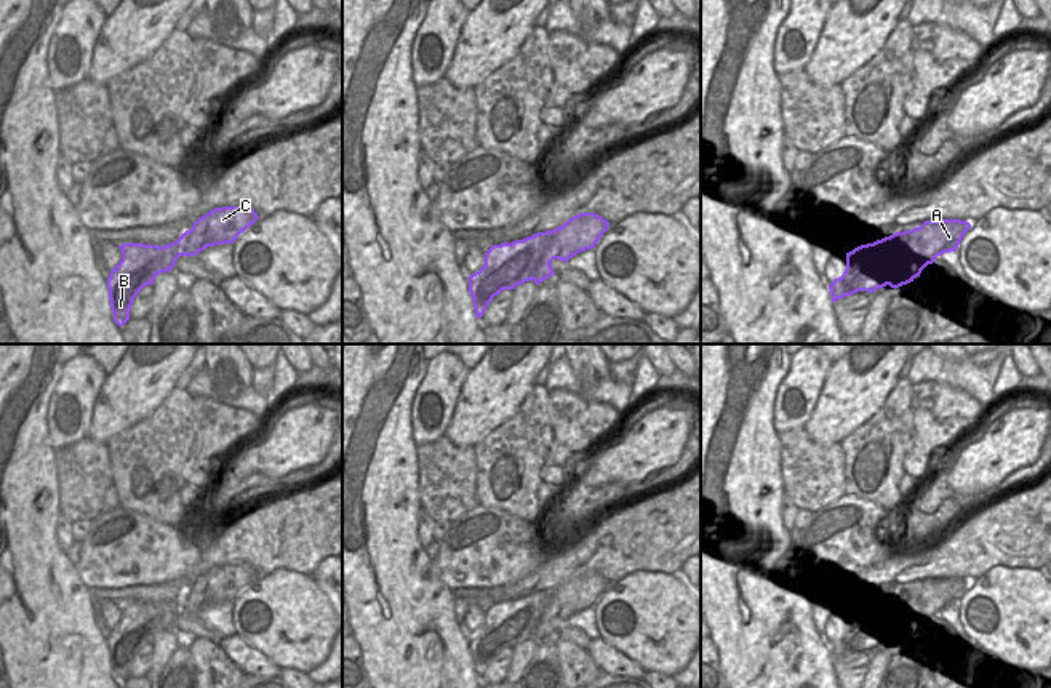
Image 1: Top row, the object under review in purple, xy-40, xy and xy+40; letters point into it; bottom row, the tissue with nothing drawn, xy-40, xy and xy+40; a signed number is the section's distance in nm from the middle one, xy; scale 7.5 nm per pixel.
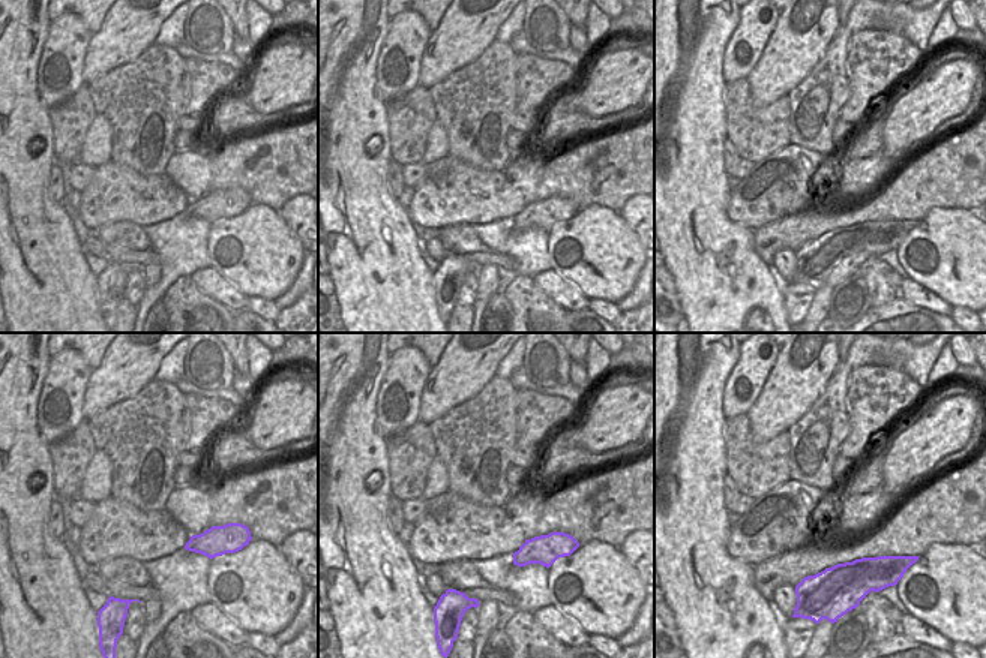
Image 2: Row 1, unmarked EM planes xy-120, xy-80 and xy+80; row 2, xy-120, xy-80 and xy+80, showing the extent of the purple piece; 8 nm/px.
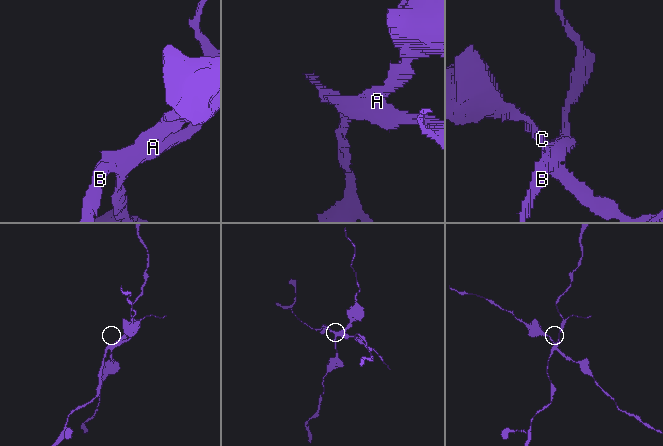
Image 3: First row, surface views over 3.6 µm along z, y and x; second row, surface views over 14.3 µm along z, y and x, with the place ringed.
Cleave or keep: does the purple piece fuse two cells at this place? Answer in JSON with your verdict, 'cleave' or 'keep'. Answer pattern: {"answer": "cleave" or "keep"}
{"answer": "cleave"}

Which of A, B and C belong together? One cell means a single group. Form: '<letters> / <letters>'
A B / C

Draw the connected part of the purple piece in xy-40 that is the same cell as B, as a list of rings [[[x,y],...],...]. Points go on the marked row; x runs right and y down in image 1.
[[[187,232],[165,246],[144,243],[123,243],[122,261],[110,270],[107,290],[114,322],[123,326],[130,320],[130,309],[138,293],[154,285],[154,280],[162,272],[173,270],[179,250],[187,240]]]

